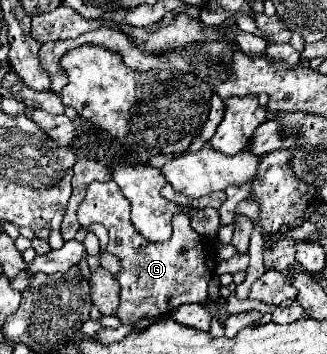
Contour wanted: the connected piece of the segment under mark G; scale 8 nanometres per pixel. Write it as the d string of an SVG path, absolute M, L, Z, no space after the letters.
M93 181L77 209L77 219L81 225L101 223L109 231L107 251L121 263L121 271L115 275L115 281L119 283L119 307L115 315L119 317L121 325L135 327L143 319L165 317L183 303L203 305L215 317L217 303L207 297L207 283L213 275L213 261L207 253L207 239L203 247L203 237L191 229L191 217L187 213L175 213L171 239L165 243L151 243L133 227L129 213L129 201L113 181Z

